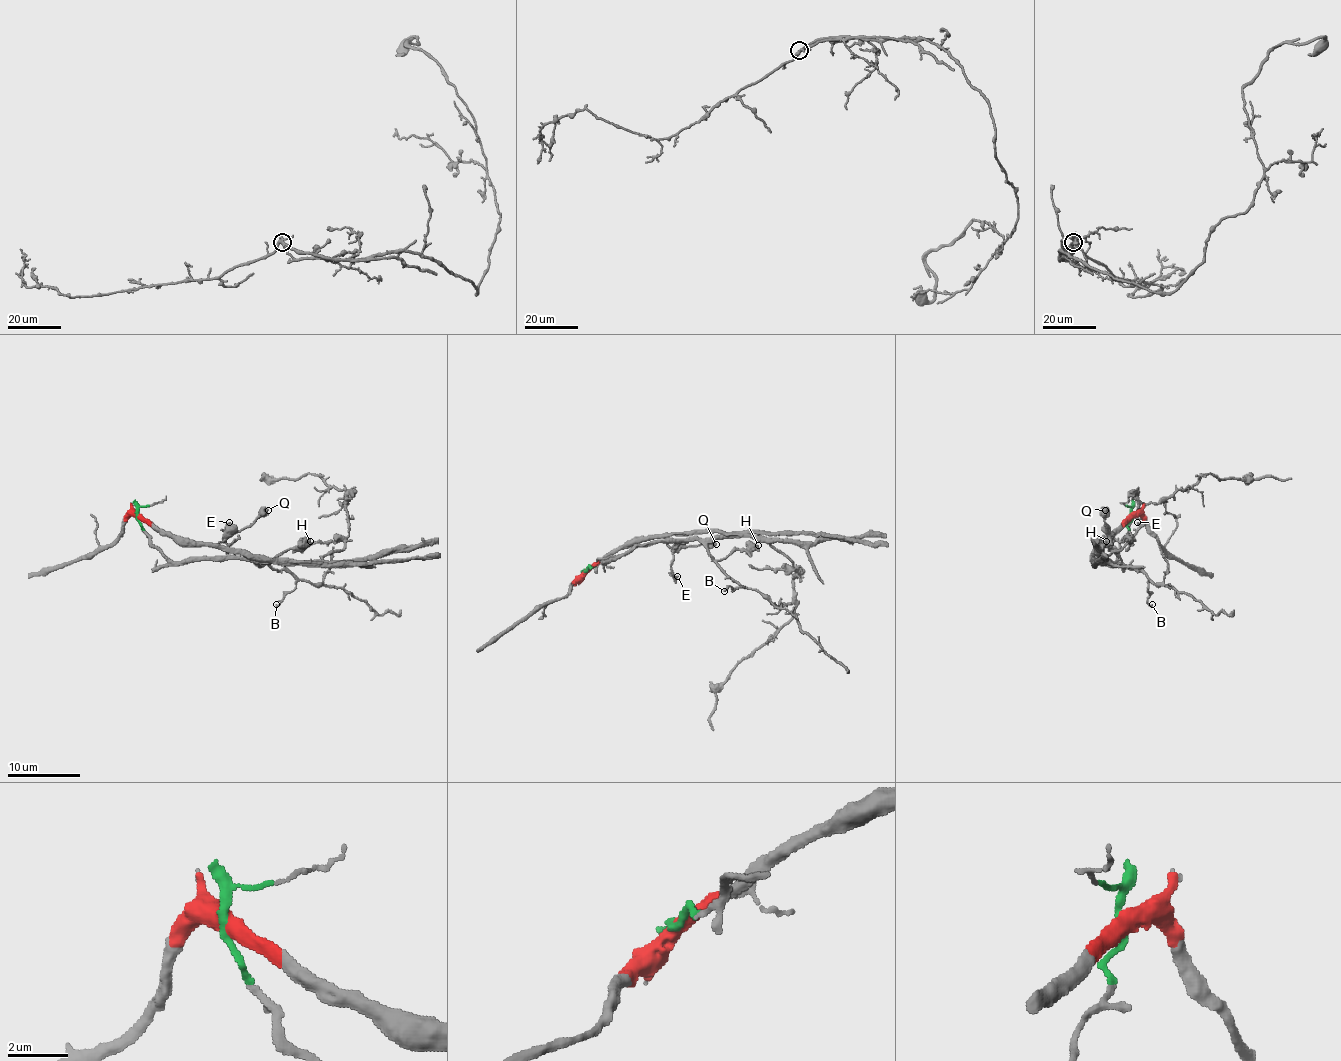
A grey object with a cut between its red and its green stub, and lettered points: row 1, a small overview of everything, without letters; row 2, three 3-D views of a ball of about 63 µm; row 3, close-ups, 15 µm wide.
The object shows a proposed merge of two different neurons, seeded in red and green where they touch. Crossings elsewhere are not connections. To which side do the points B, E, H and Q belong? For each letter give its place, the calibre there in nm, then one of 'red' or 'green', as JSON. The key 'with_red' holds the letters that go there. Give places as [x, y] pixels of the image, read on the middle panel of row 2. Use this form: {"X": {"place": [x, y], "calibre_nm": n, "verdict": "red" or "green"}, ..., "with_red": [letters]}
{"B": {"place": [724, 591], "calibre_nm": 120, "verdict": "green"}, "E": {"place": [677, 576], "calibre_nm": 260, "verdict": "red"}, "H": {"place": [758, 545], "calibre_nm": 700, "verdict": "green"}, "Q": {"place": [716, 544], "calibre_nm": 550, "verdict": "red"}, "with_red": ["E", "Q"]}

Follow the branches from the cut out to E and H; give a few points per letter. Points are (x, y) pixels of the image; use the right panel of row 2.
E: (1131, 515), (1098, 544), (1111, 540), (1124, 542), (1133, 535), (1138, 526), (1137, 522)
H: (1131, 515), (1115, 562), (1107, 558), (1100, 560), (1106, 566), (1117, 566), (1120, 558), (1106, 540)

